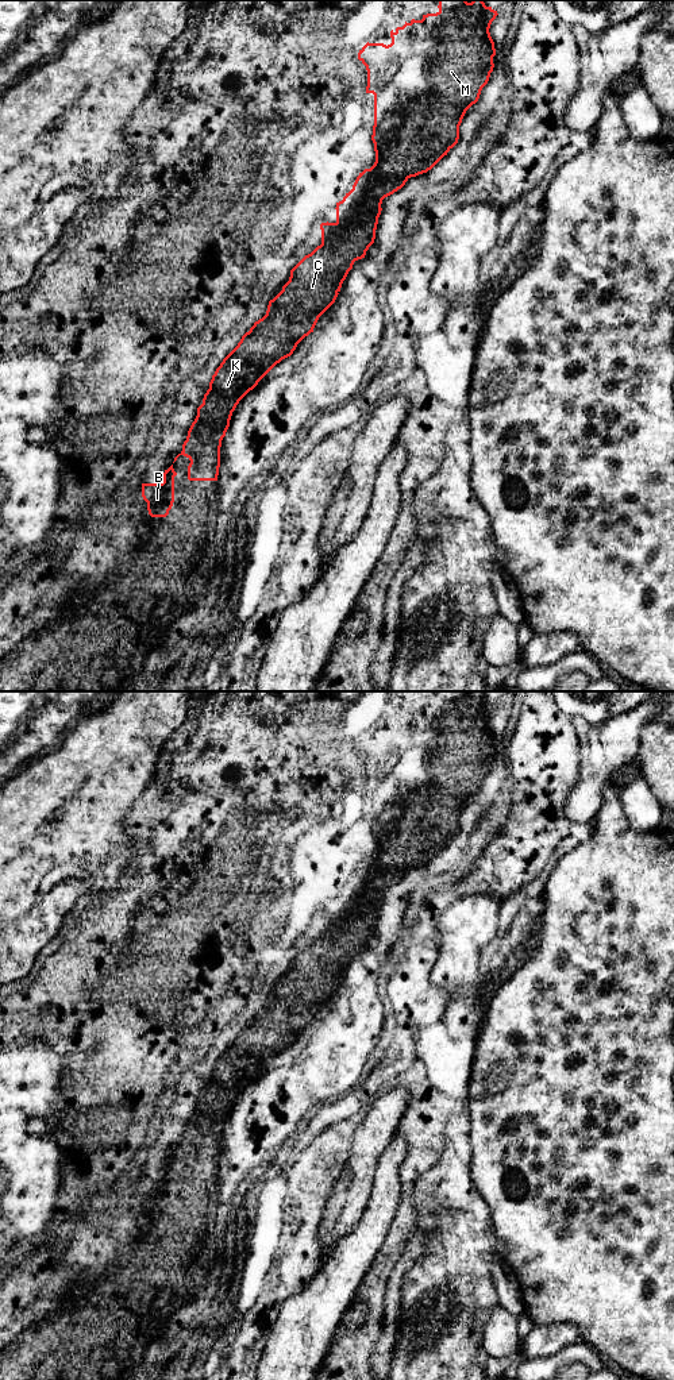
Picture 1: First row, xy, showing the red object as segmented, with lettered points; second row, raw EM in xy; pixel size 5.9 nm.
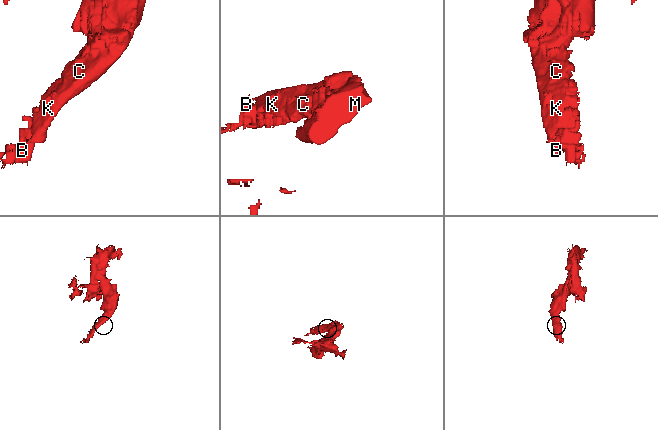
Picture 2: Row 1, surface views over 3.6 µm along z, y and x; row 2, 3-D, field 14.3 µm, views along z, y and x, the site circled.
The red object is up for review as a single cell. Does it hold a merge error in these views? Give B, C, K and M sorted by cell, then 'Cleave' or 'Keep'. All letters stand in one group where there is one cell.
Groups: B C K M. Keep

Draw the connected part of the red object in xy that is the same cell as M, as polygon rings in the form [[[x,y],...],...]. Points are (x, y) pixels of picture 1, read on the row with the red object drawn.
[[[439,0],[439,11],[436,14],[423,15],[421,20],[412,19],[409,23],[405,22],[403,27],[397,27],[390,31],[392,43],[366,43],[358,53],[358,59],[366,66],[367,70],[367,86],[366,93],[374,95],[374,126],[371,140],[374,143],[375,162],[370,169],[365,169],[357,177],[353,189],[346,193],[342,201],[336,203],[336,221],[335,223],[321,223],[321,244],[317,246],[311,254],[305,255],[292,270],[289,281],[282,286],[282,290],[269,301],[266,315],[254,323],[249,332],[246,332],[238,346],[223,359],[220,366],[216,369],[212,379],[209,382],[209,389],[204,394],[203,404],[197,408],[197,416],[192,423],[186,440],[182,444],[182,451],[174,458],[174,462],[180,455],[186,456],[190,463],[188,466],[188,479],[189,481],[217,481],[219,467],[220,467],[220,447],[222,440],[230,427],[230,420],[232,412],[235,410],[239,401],[253,390],[258,382],[282,359],[290,356],[296,350],[297,344],[313,332],[313,328],[319,317],[335,302],[342,284],[346,280],[348,271],[353,269],[355,261],[365,258],[366,251],[374,243],[375,230],[378,224],[378,217],[381,215],[382,200],[398,189],[401,189],[411,177],[427,173],[431,170],[447,153],[458,143],[459,139],[459,126],[466,111],[478,101],[482,88],[488,84],[490,73],[493,72],[494,63],[493,57],[496,55],[494,42],[490,36],[489,28],[492,22],[498,15],[492,7],[486,7],[482,0],[473,0],[467,3],[466,0]]]

